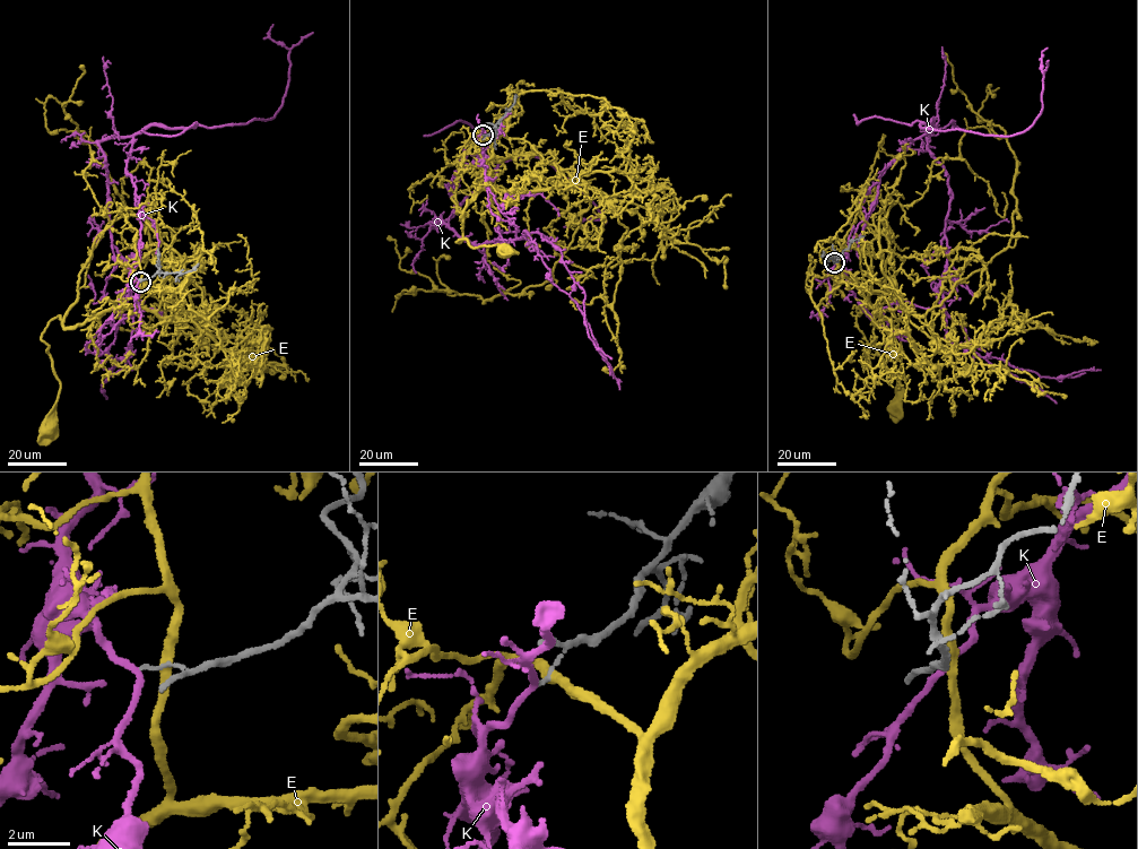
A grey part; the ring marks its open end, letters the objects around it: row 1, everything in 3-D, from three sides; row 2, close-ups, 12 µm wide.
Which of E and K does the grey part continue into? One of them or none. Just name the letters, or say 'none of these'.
none of these

